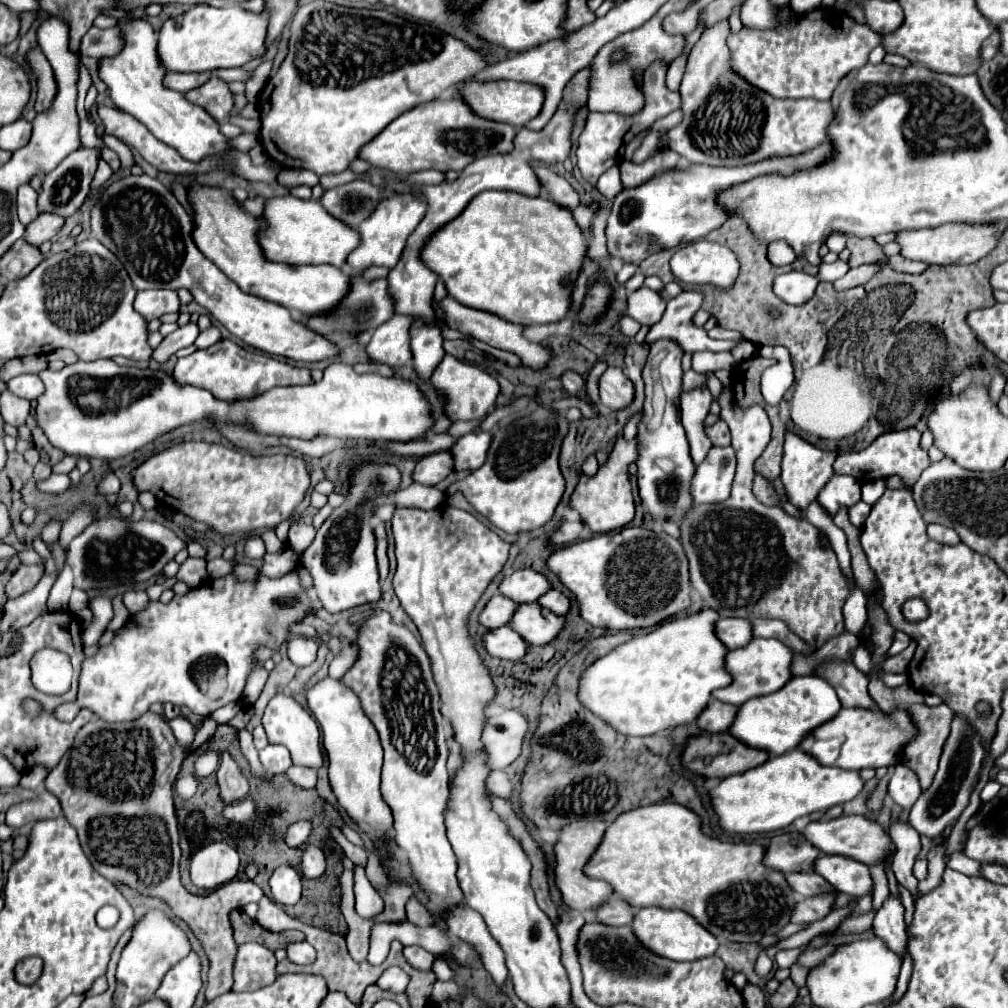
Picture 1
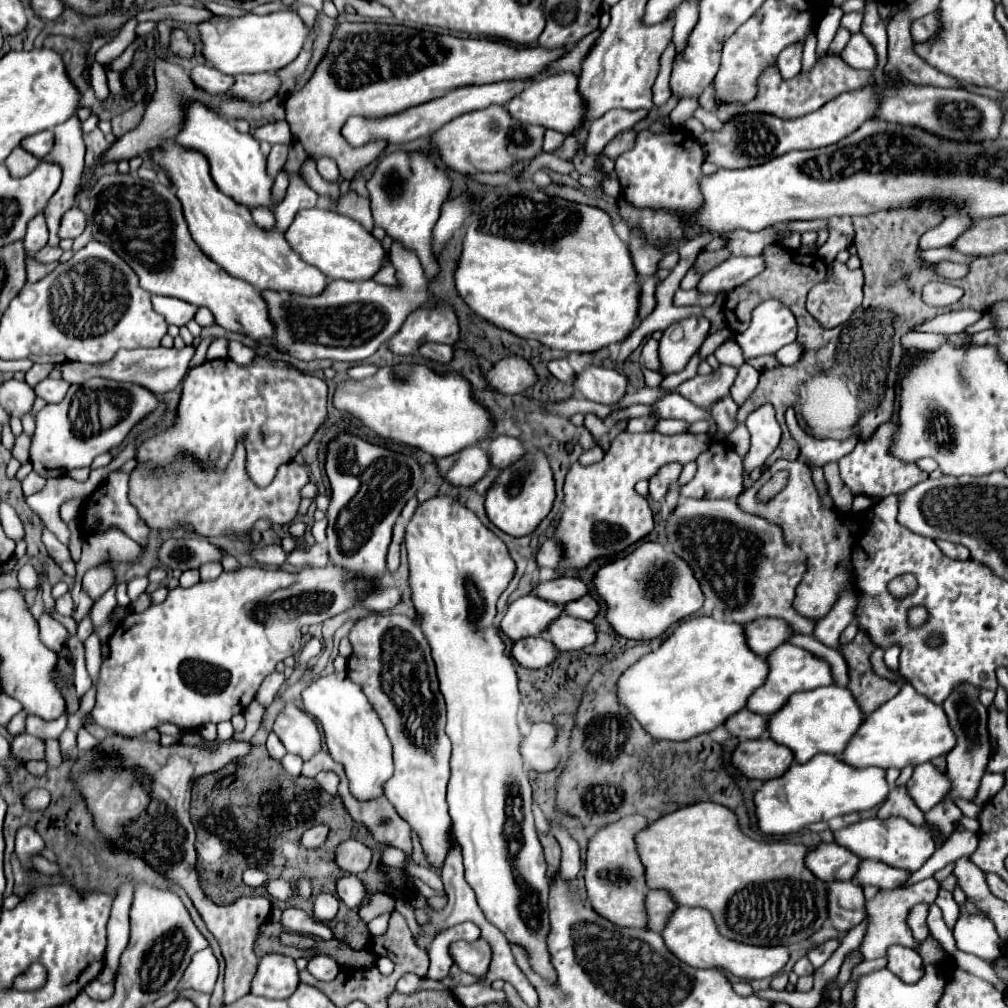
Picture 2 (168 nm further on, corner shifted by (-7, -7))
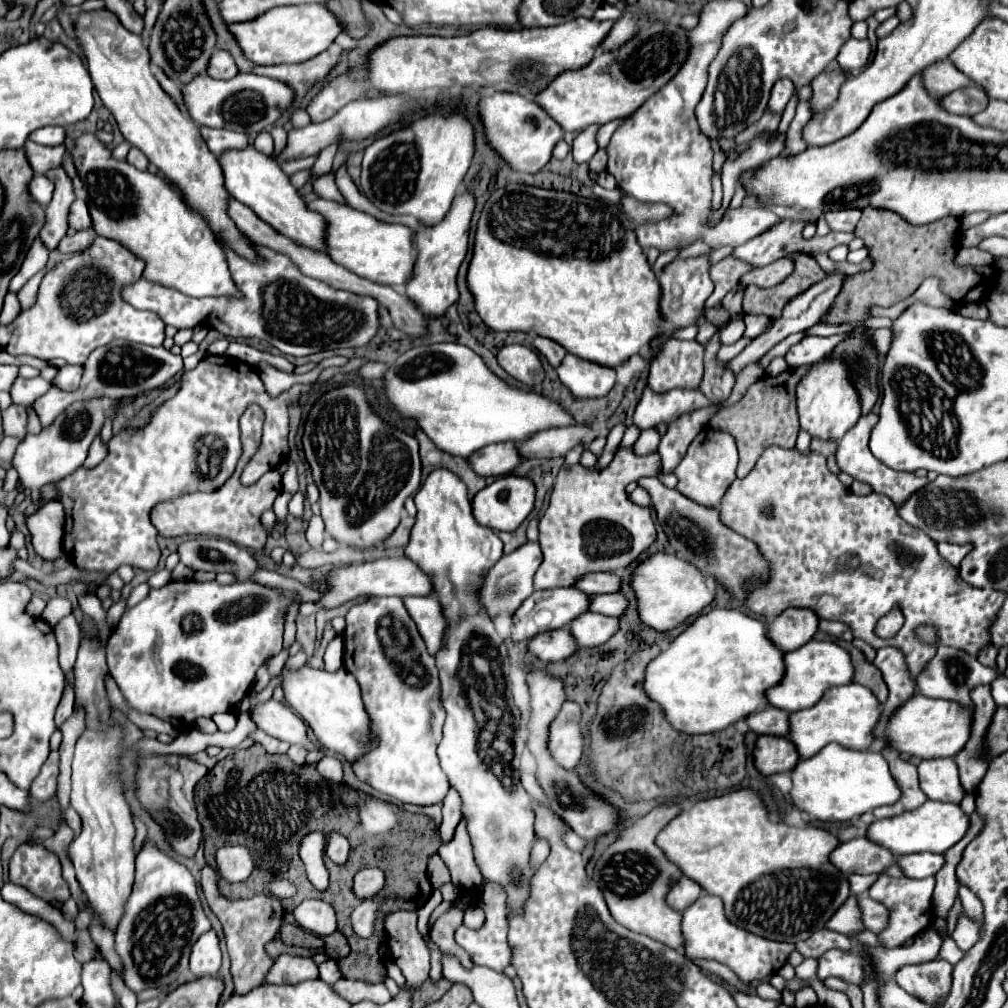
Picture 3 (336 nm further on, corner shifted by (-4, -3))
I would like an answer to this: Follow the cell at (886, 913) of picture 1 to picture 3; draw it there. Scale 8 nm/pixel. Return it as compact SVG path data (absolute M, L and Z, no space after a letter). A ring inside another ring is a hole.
M934 959L932 965L902 965L896 973L896 983L922 1001L936 1005L938 999L950 993L952 965L944 959Z

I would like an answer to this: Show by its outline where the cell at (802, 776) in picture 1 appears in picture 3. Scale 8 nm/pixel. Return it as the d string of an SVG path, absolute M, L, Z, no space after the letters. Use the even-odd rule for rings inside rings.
M828 743L820 753L816 753L816 757L798 761L792 771L792 789L788 799L794 807L806 811L818 821L848 821L880 805L896 803L896 799L900 799L900 789L880 751L852 751L842 745Z

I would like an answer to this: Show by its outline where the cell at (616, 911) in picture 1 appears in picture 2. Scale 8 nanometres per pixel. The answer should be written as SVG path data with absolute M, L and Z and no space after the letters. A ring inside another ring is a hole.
M649 891L647 893L647 915L649 915L649 929L663 931L671 913L675 911L675 901L671 901L671 893L663 891Z

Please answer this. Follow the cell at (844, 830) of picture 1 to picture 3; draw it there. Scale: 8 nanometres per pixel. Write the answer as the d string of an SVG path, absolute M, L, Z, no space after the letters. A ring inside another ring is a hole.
M926 801L922 807L914 811L900 813L888 819L876 819L868 831L866 839L882 845L884 849L892 851L894 855L910 855L910 853L944 853L954 843L958 843L968 829L968 817L962 813L960 805L940 803L940 801Z

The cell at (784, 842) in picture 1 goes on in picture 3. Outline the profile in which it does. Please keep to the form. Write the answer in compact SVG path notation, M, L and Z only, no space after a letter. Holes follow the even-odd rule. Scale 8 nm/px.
M852 839L846 843L840 843L828 857L828 861L832 865L836 865L836 869L840 869L844 875L852 875L852 873L882 873L886 867L894 865L894 855L864 839Z

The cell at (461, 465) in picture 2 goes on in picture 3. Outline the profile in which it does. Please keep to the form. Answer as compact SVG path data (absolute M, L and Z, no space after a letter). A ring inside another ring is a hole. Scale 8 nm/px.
M496 443L496 445L486 445L478 449L466 459L466 463L474 473L482 477L488 477L488 475L500 477L500 475L512 473L520 463L520 457L516 453L514 443Z

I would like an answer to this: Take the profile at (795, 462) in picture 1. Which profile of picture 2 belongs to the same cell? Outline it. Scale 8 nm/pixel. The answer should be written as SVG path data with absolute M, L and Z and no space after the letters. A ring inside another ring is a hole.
M789 407L787 413L787 427L793 435L793 439L799 443L801 447L801 459L805 463L813 463L813 465L819 465L823 467L825 463L831 463L831 461L839 461L843 455L851 453L853 447L857 445L859 437L857 435L851 435L849 439L845 441L833 441L833 439L815 439L811 437L799 423L797 415L795 415L795 409Z

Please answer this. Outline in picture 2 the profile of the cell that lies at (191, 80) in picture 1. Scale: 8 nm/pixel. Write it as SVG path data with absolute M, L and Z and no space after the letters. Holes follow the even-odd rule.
M207 65L193 67L189 75L195 81L195 85L199 85L205 93L225 93L233 85L233 77L231 75L223 75L217 69L211 69Z

